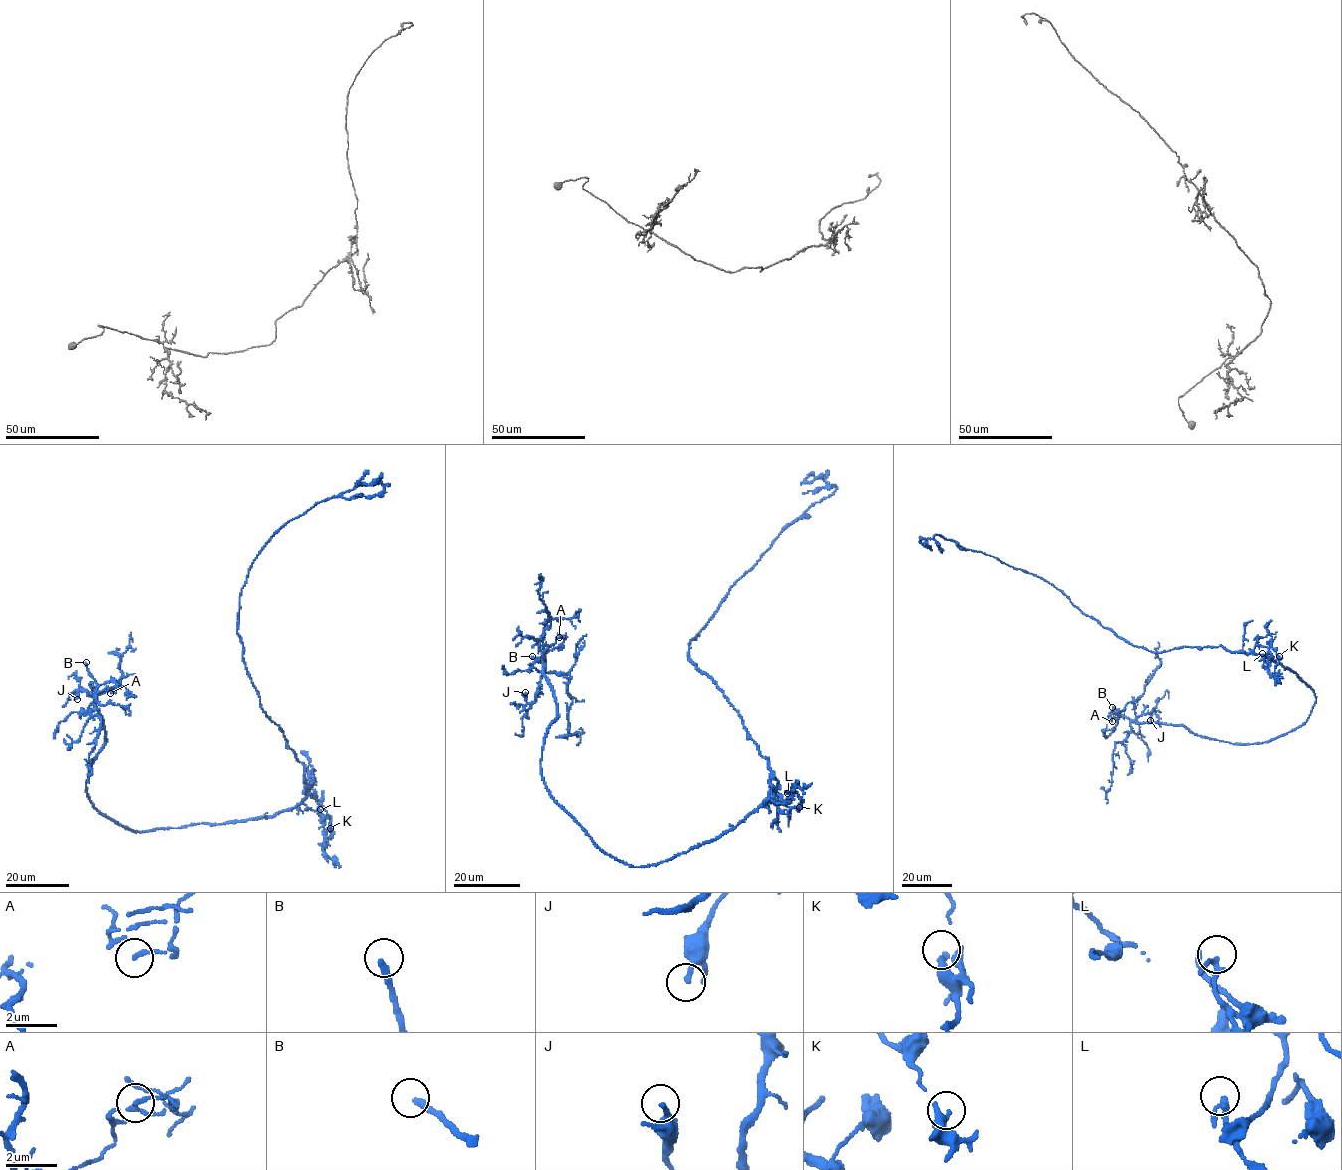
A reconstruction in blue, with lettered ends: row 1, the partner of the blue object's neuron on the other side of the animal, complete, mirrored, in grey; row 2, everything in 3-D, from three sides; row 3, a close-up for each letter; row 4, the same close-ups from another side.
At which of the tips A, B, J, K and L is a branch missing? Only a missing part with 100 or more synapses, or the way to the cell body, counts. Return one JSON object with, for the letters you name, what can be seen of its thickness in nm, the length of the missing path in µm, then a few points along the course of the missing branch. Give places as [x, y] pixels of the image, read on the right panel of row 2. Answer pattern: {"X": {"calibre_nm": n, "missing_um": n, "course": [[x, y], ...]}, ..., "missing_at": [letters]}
{"B": {"calibre_nm": 240, "missing_um": 70, "course": [[1112, 707], [1094, 701], [1073, 700], [1078, 620]]}, "missing_at": ["B"]}

